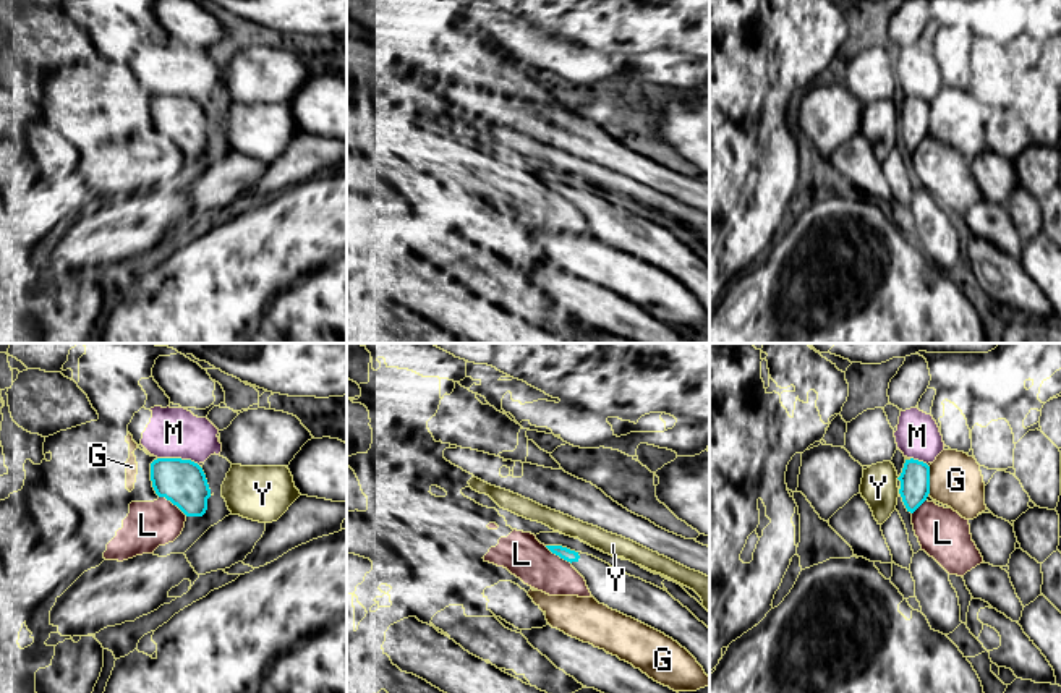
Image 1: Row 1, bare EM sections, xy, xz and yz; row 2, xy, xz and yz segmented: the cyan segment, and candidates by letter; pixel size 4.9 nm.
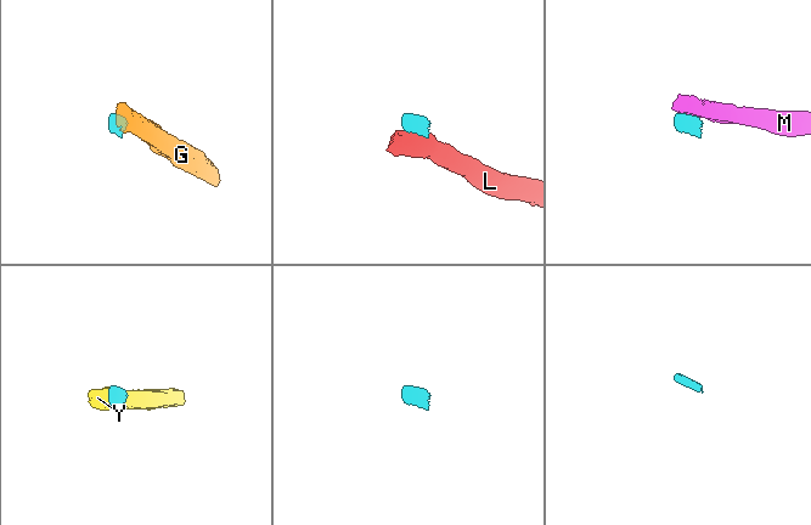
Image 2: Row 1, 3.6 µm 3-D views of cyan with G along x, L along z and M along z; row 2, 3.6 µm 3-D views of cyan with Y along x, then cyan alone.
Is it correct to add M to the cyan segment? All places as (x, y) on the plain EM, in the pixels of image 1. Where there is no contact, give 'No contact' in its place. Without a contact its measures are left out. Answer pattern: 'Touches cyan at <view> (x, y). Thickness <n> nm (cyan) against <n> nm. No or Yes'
Touches cyan at xy (178, 96). Thickness 220 nm (cyan) against 260 nm. No

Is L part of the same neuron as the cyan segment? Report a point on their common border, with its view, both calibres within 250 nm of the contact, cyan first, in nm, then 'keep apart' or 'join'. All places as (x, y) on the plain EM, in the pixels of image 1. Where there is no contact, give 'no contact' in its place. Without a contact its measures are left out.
meets cyan in xy at (174, 141); 220 nm thick on the cyan side, 220 nm on the other; keep apart

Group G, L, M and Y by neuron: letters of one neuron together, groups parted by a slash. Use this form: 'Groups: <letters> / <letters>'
Groups: G / L / M / Y

